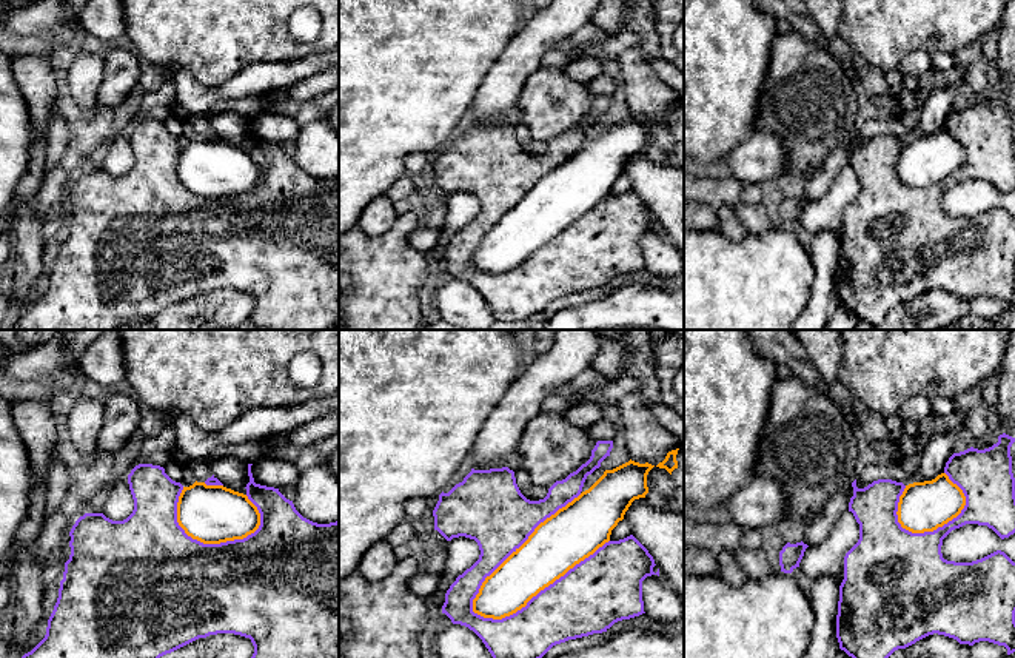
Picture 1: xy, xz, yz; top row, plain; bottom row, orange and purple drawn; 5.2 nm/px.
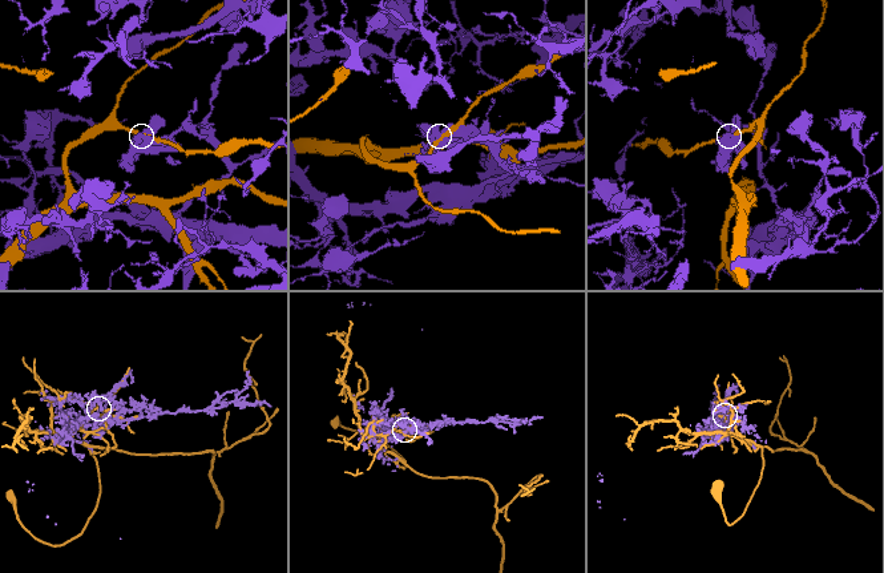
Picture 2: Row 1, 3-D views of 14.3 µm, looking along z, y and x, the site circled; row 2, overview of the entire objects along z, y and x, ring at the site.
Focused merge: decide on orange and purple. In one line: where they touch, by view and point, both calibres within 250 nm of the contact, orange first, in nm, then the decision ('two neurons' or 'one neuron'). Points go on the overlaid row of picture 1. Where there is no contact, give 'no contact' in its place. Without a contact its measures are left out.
meets orange in xz at (516, 549); 280 nm thick on the orange side, 360 nm on the other; two neurons

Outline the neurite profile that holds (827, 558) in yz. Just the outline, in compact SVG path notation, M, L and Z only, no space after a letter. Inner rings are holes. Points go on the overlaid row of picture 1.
M842 512L830 533L818 544L807 547L799 562L801 570L812 581L830 576L838 587L844 579L844 556L859 539L859 524L852 512Z

